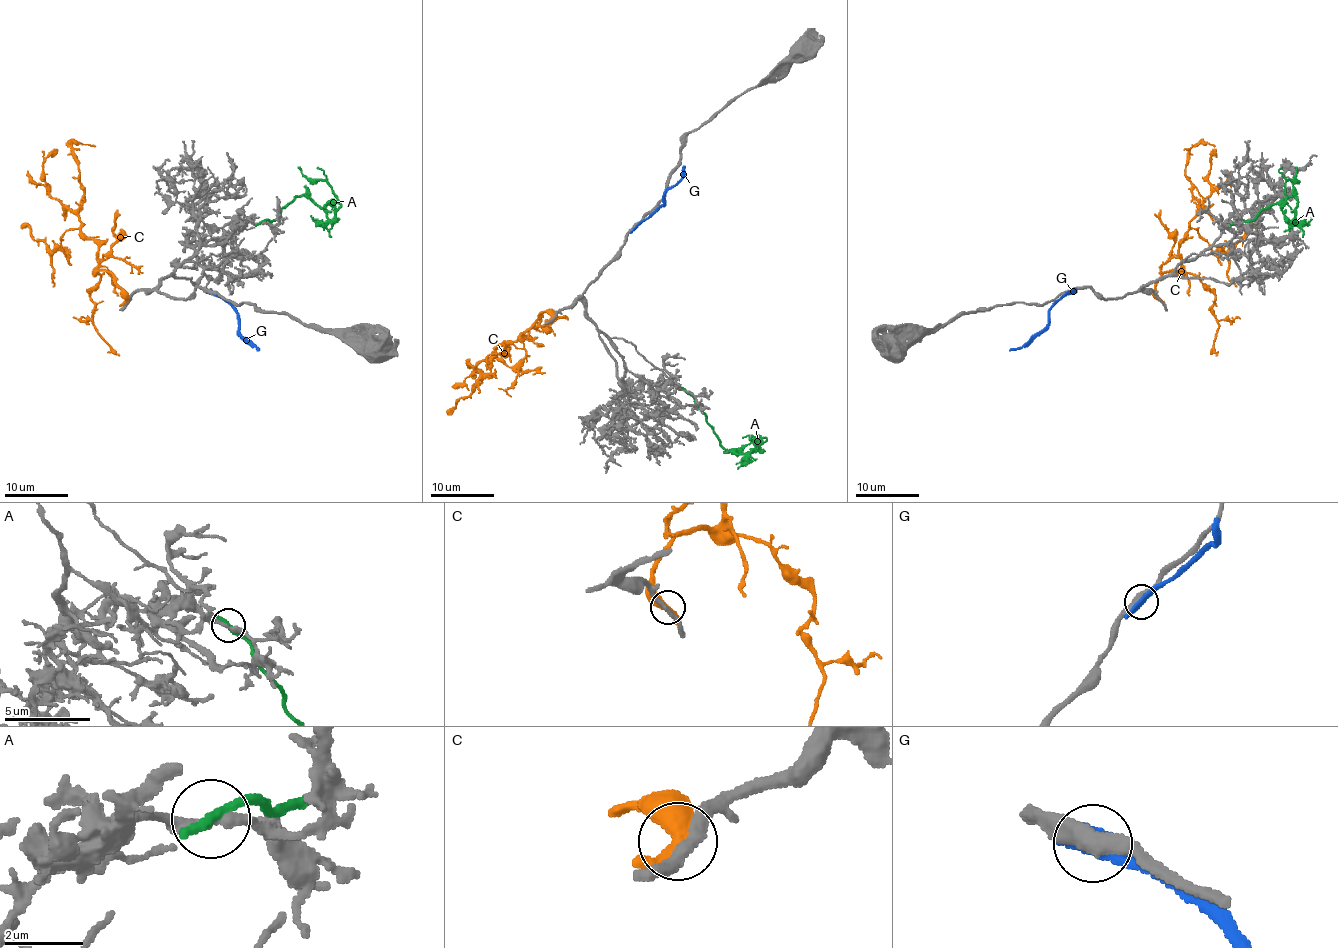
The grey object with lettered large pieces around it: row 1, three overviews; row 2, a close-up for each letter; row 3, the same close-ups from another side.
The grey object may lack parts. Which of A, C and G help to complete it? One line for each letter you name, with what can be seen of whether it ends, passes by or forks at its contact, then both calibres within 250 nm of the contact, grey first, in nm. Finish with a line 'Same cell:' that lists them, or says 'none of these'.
C: it passes by | 320/420 nm
Same cell: C

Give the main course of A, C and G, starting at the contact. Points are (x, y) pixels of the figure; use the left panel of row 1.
A: (260, 223), (274, 220), (300, 196), (332, 209), (333, 189), (325, 181), (309, 180), (298, 167)
C: (127, 300), (109, 273), (96, 269), (98, 245), (80, 229), (84, 191), (71, 146), (95, 146)
G: (210, 292), (221, 297), (236, 311), (239, 333), (260, 349)

